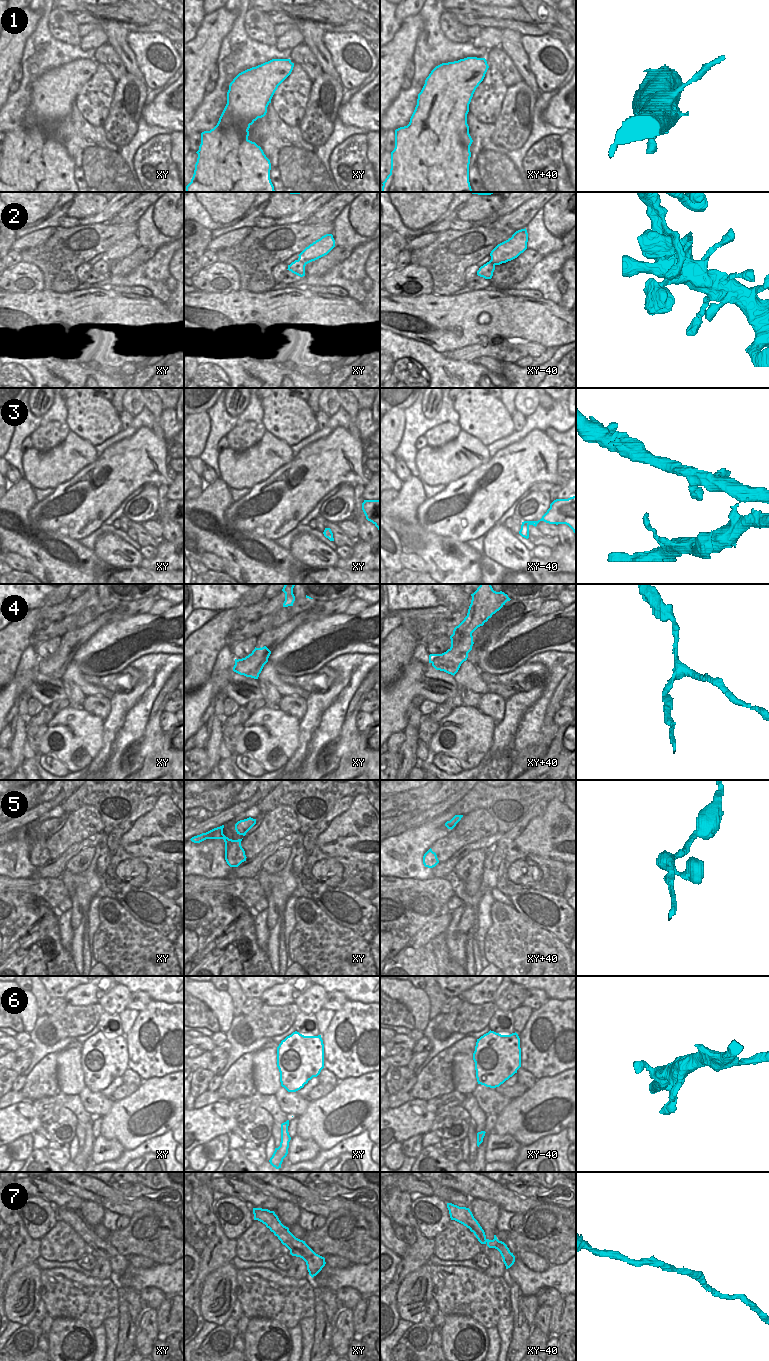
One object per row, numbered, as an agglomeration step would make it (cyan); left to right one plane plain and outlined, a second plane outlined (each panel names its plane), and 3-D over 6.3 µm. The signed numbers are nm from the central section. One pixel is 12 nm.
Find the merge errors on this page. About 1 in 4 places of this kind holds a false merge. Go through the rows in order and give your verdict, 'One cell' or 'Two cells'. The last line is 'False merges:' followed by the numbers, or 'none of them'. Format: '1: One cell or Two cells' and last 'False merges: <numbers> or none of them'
1: Two cells
2: One cell
3: One cell
4: Two cells
5: One cell
6: One cell
7: One cell
False merges: 1, 4.

